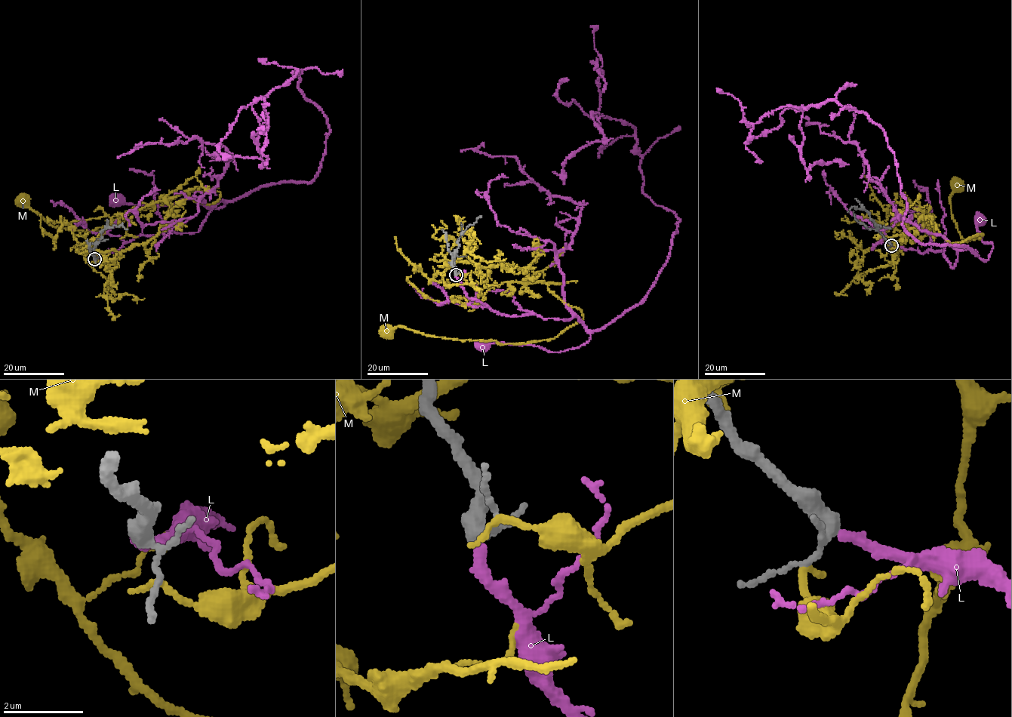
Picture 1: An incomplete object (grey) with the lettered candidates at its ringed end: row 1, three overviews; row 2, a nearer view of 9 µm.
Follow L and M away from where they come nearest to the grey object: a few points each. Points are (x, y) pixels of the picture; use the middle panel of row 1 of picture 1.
L: (456, 275), (469, 298), (493, 310), (575, 316), (589, 333), (558, 352), (484, 345)
M: (456, 273), (521, 269), (582, 318), (525, 343), (399, 326), (381, 333)

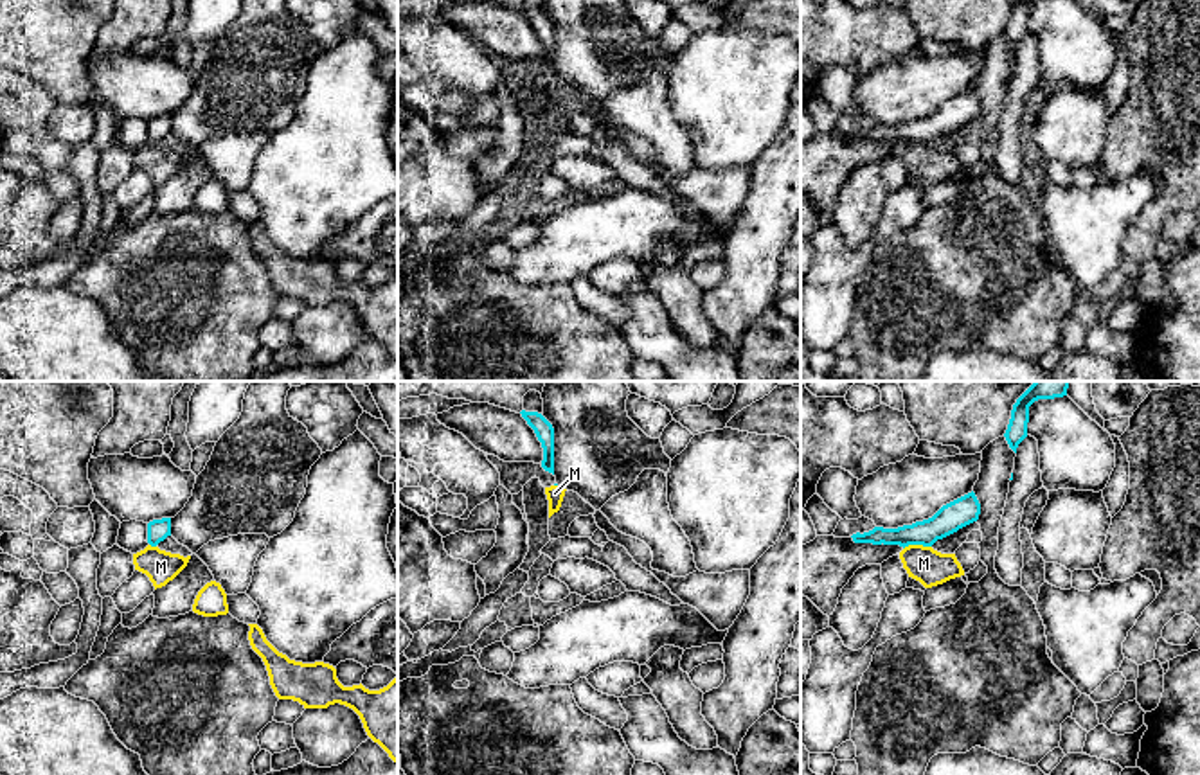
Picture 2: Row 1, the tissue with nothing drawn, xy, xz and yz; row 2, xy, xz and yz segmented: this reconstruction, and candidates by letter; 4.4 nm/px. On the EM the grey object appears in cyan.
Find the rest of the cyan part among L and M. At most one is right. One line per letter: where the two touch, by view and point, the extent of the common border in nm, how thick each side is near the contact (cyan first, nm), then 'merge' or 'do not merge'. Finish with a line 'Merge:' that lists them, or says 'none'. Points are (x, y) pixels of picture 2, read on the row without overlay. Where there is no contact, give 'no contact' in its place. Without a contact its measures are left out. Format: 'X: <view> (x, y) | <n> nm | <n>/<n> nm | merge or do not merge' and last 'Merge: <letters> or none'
L: no contact | merge
M: yz (916, 141) | 130 nm | 130/160 nm | do not merge
Merge: L

